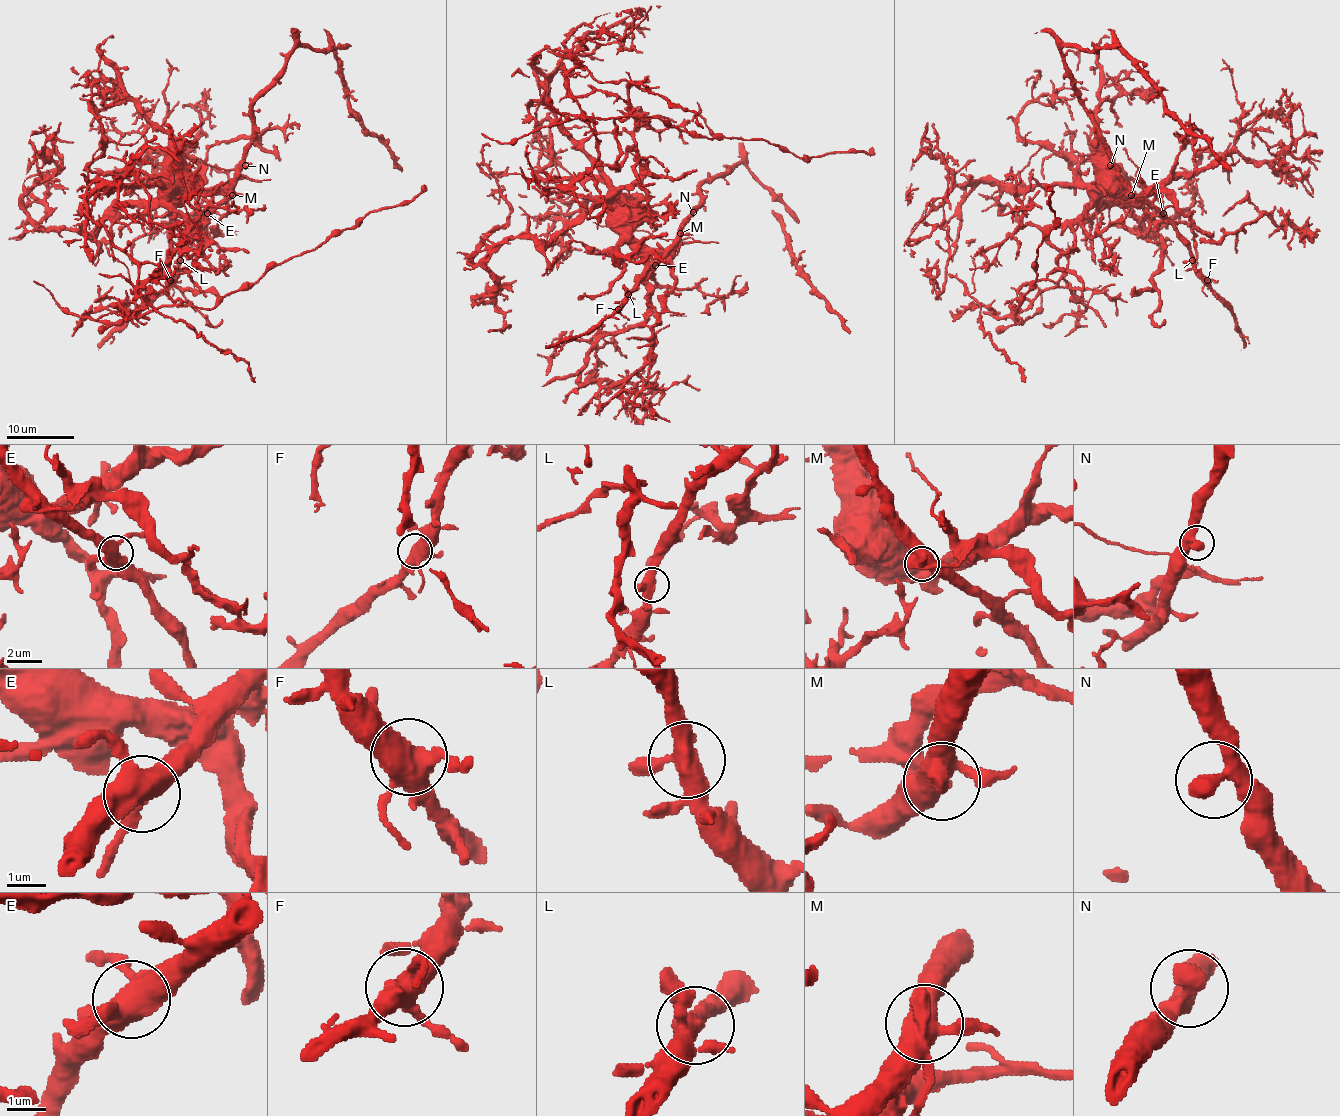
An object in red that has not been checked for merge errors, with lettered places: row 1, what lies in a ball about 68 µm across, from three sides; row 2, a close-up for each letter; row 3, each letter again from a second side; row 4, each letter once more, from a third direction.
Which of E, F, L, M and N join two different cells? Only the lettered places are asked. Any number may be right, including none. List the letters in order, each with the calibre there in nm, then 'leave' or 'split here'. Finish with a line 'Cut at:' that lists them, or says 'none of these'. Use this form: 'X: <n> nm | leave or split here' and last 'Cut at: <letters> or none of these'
E: 500 nm | leave
F: 500 nm | leave
L: 420 nm | leave
M: 480 nm | split here
N: 440 nm | leave
Cut at: M

